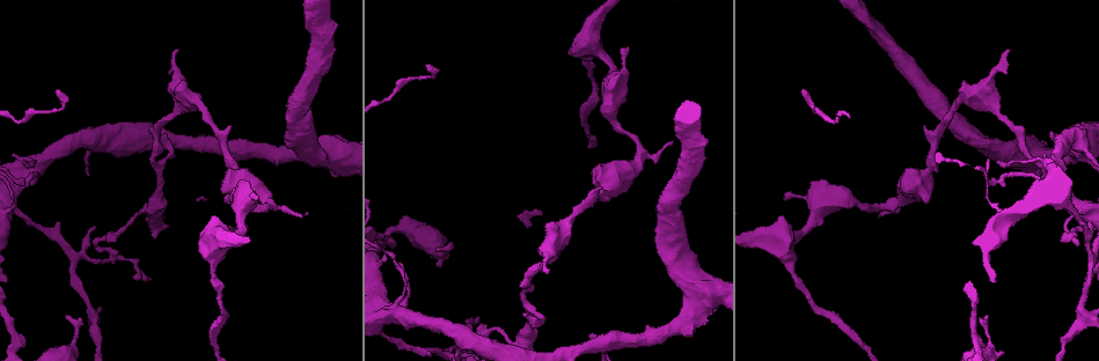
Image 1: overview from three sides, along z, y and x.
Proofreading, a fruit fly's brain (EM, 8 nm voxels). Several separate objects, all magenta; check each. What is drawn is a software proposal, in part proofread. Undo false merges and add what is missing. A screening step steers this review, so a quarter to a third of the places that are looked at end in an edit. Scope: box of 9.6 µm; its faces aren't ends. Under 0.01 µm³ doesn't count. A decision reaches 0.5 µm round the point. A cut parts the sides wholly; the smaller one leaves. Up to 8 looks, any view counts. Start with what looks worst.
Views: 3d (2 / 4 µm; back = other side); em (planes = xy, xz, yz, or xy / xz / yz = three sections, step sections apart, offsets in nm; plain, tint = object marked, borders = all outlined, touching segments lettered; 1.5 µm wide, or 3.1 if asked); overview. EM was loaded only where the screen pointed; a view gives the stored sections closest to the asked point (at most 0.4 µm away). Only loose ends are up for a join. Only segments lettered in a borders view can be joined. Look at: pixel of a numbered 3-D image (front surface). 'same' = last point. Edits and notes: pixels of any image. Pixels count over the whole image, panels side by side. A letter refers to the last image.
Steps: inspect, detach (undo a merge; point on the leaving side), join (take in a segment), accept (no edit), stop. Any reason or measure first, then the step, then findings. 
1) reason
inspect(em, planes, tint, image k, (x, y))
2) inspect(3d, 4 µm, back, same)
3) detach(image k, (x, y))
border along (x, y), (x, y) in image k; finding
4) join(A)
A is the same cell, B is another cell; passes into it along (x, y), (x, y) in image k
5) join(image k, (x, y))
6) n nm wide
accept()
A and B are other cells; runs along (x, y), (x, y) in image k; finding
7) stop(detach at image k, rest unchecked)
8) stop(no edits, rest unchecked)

a narrow waist
inspect(em, xy, step 4, plain, image 1, (121, 227))

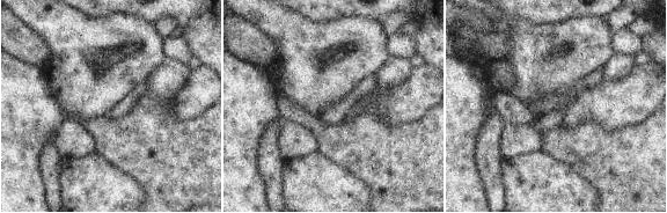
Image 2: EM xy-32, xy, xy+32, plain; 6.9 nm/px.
what lies round it
inspect(em, xy, step 4, borders, same)

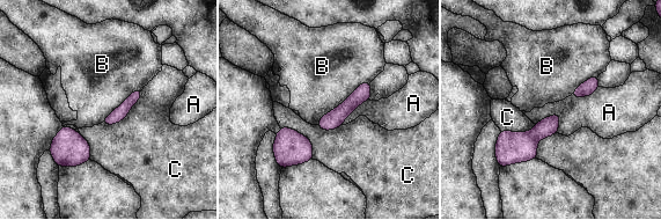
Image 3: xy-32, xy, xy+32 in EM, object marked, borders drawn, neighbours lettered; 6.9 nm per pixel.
accept()
A, B and C are other cells; border along (369, 81), (362, 82), (316, 124) in image 3; all the same neuron

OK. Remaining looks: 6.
touches itself
inspect(em, planes, borders, image 1, (1008, 166))

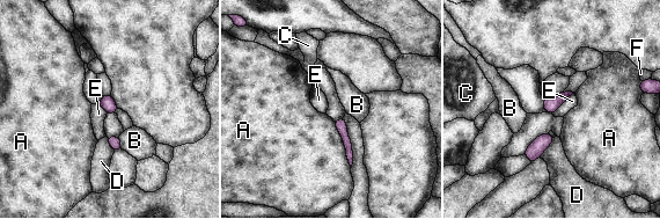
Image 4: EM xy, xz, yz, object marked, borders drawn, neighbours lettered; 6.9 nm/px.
accept()
A, B, C, D, E and F are other cells; all the same neuron

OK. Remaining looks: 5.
sudden change in width
inspect(em, planes, tint, image 1, (233, 167))

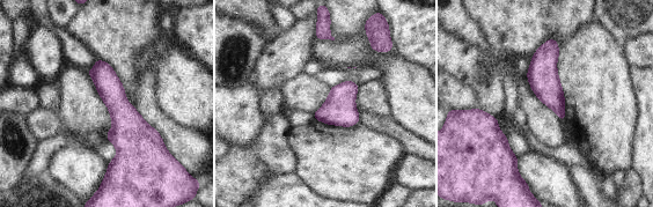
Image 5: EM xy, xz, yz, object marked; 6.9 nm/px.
what lies round it
inspect(em, planes, borders, same)

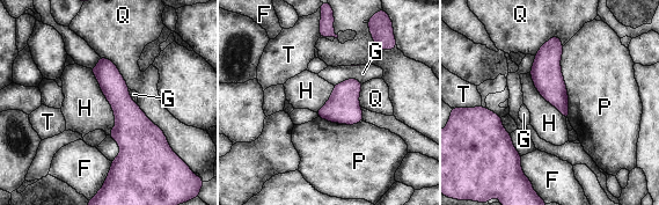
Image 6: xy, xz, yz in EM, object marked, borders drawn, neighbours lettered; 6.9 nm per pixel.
accept()
F, G, H, P, Q and T are other cells; border along (529, 73), (536, 90), (565, 119) in image 6; all the same neuron

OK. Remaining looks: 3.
stop(no edits, rest unchecked)

